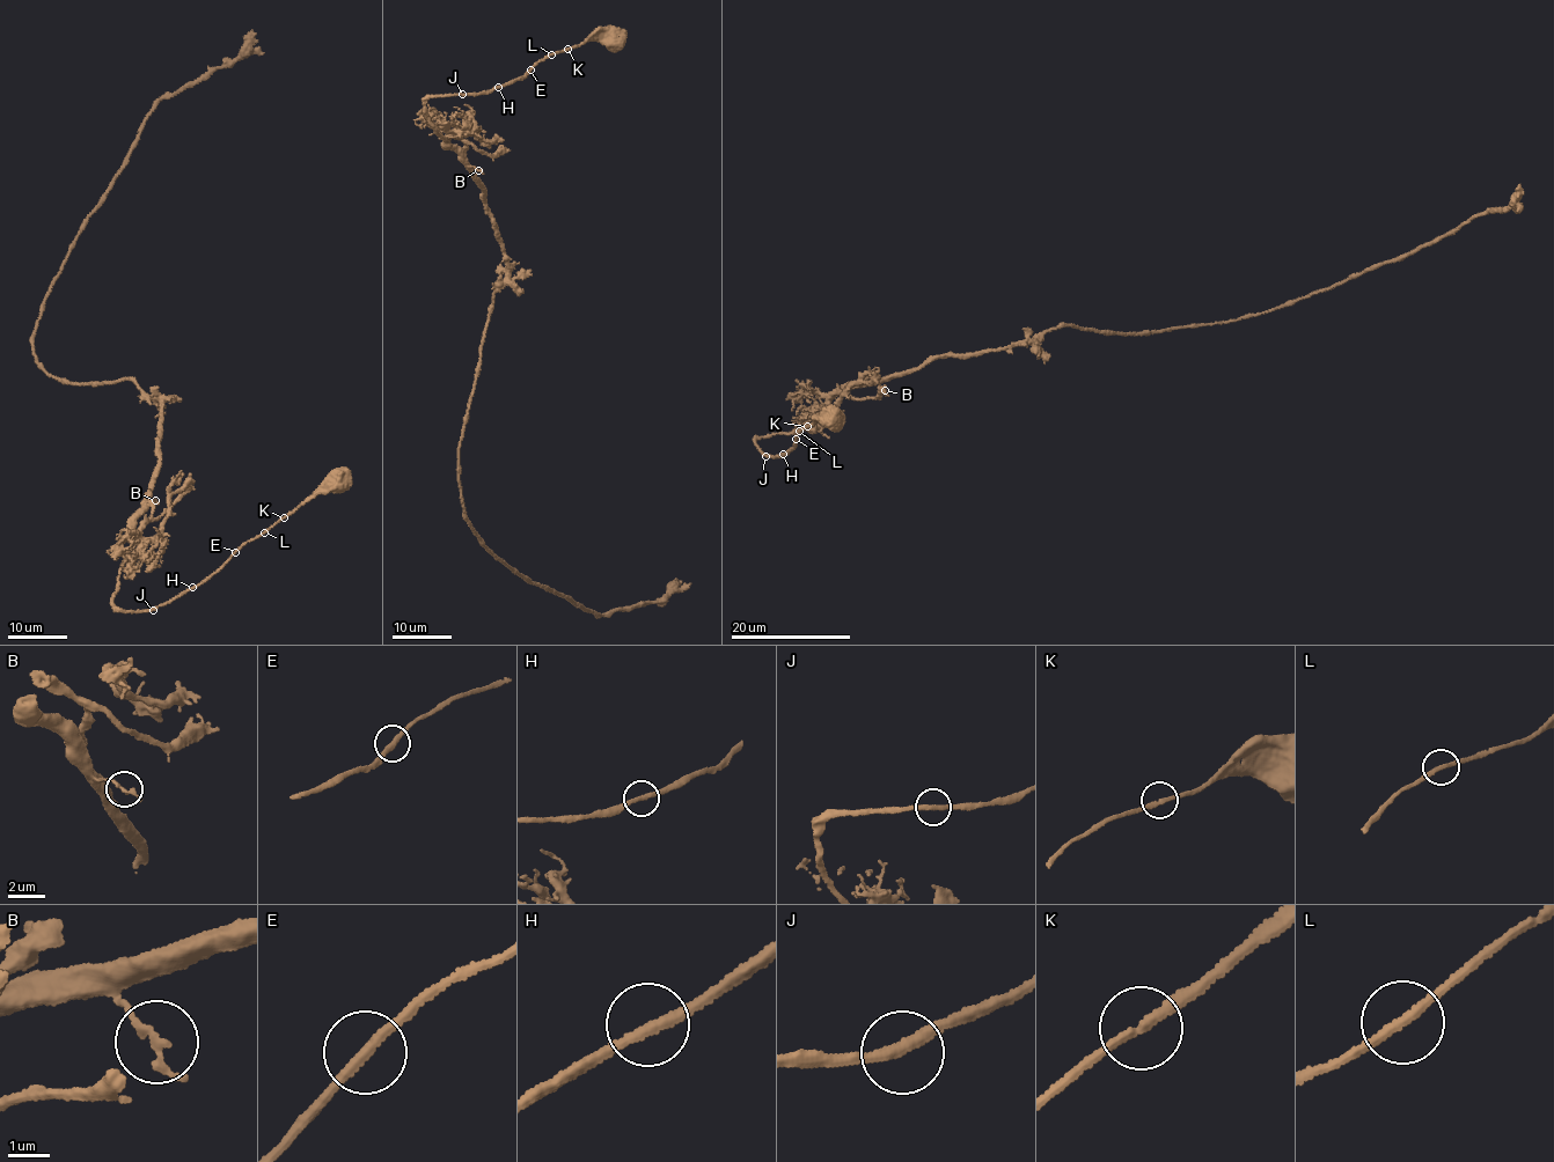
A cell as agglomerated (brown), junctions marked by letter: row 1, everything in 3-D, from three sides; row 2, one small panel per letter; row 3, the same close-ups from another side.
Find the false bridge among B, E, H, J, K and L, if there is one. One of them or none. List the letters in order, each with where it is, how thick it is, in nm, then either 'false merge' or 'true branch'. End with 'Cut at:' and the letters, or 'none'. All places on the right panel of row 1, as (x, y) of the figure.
B: place (885, 390); calibre 190 nm; true branch
E: place (796, 439); calibre 260 nm; true branch
H: place (783, 454); calibre 240 nm; true branch
J: place (765, 456); calibre 280 nm; true branch
K: place (807, 426); calibre 220 nm; true branch
L: place (799, 431); calibre 220 nm; true branch
Cut at: none

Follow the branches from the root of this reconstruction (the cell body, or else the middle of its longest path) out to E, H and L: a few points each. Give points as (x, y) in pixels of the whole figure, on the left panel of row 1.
E: (341, 482), (320, 486), (235, 552)
H: (341, 482), (320, 486), (192, 587)
L: (341, 482), (320, 486), (264, 532)

